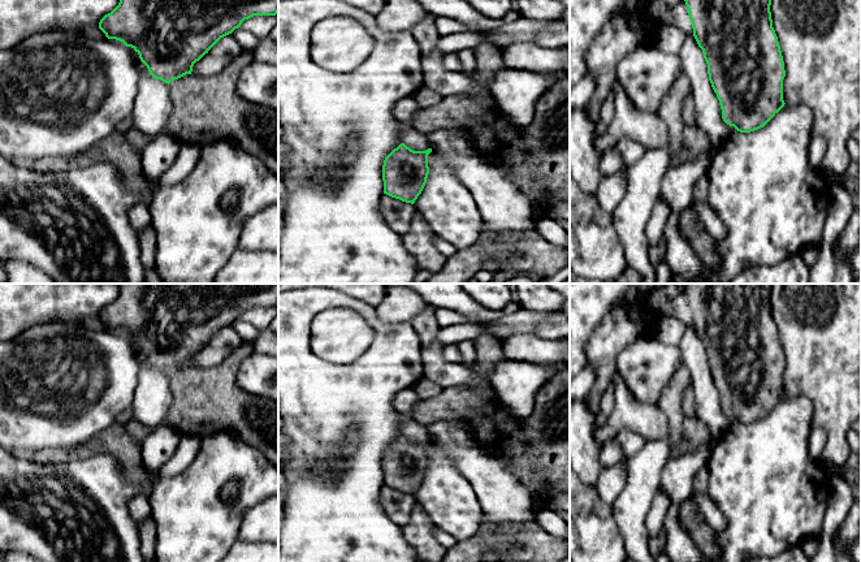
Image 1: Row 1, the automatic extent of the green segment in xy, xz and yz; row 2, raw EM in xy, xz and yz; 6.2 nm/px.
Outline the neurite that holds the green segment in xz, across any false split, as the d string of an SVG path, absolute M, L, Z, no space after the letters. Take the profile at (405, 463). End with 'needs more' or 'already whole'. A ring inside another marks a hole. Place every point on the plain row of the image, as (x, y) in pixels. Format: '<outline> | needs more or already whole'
M401 414L399 423L402 435L384 451L384 485L414 496L427 475L432 440L428 425L411 416Z | needs more

